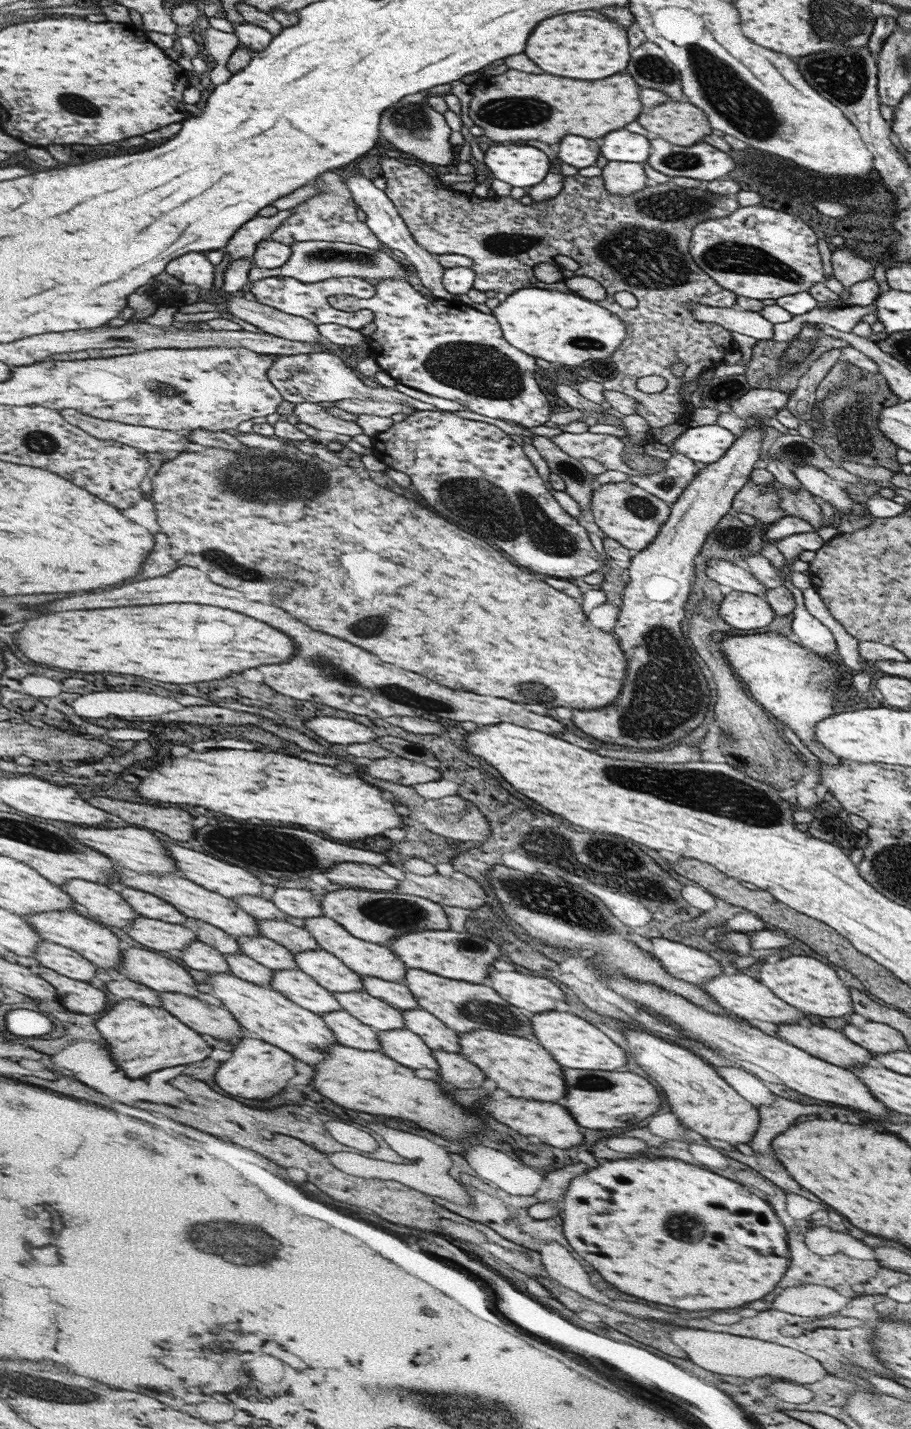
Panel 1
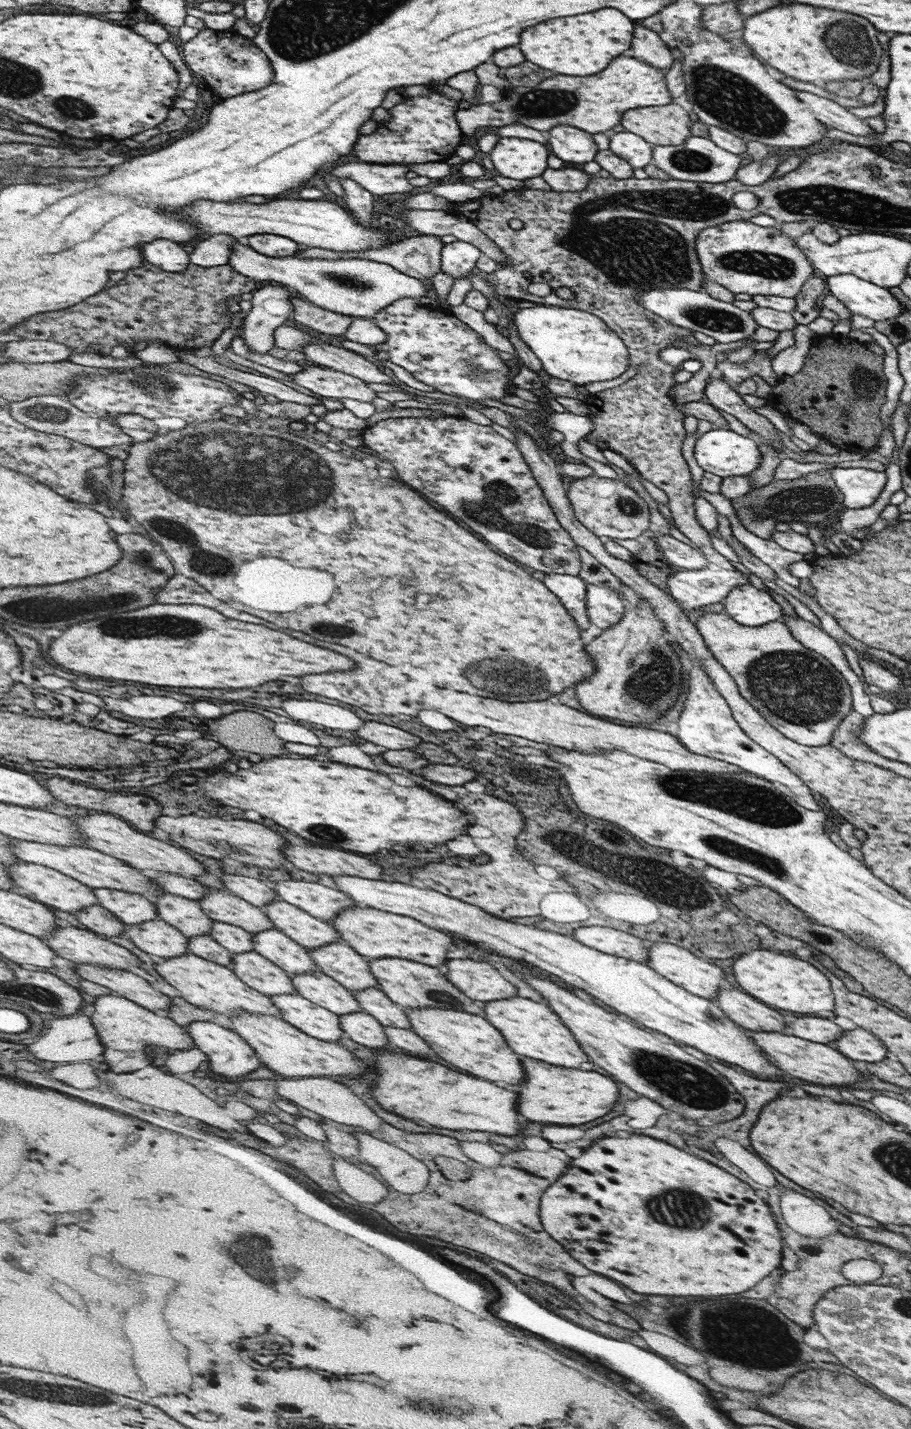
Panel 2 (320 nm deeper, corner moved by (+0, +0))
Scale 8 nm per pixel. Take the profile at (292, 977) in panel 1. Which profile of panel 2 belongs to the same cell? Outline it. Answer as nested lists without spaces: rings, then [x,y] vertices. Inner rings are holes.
[[[255,951],[232,954],[230,968],[248,986],[268,997],[296,993],[294,982],[291,981],[288,972]]]

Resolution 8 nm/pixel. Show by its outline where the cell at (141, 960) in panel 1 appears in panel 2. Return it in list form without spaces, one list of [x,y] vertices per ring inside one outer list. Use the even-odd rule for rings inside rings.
[[[58,927],[45,942],[56,950],[63,963],[96,964],[126,971],[130,967],[140,968],[141,965],[137,954],[119,943],[100,938],[98,933],[94,934],[90,929]]]

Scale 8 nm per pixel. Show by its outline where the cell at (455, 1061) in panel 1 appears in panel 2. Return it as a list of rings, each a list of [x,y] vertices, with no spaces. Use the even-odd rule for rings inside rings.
[[[384,1026],[384,1034],[387,1036],[389,1044],[396,1051],[406,1052],[429,1061],[438,1058],[437,1054],[434,1054],[433,1050],[428,1046],[426,1040],[422,1040],[412,1029]]]

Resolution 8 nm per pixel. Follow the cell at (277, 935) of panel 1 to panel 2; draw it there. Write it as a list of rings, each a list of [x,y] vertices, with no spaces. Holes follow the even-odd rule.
[[[208,887],[199,905],[208,918],[239,926],[252,934],[275,928],[262,908],[227,890]]]

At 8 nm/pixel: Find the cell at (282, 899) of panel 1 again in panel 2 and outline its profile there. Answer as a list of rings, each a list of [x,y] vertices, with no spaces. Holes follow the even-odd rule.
[[[222,873],[220,880],[224,883],[224,888],[232,894],[239,896],[253,904],[254,906],[263,908],[265,904],[273,900],[280,899],[273,891],[269,882],[254,879],[243,875]]]

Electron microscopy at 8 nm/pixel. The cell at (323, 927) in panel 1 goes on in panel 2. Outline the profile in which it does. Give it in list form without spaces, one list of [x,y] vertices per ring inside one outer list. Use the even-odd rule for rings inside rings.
[[[276,899],[263,906],[265,915],[279,931],[295,940],[309,951],[328,946],[332,942],[343,942],[339,931],[323,919],[308,914],[292,903]]]

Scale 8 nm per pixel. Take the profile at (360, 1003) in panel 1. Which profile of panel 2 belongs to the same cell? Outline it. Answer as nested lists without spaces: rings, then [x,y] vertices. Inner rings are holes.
[[[322,971],[290,975],[295,990],[318,1006],[327,1007],[334,1014],[352,1014],[363,1011],[360,1002],[343,983],[336,982]]]

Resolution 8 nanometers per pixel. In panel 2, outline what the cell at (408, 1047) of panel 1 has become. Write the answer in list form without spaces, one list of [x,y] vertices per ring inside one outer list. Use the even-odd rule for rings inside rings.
[[[364,1011],[339,1015],[339,1023],[346,1037],[358,1044],[371,1049],[393,1049],[384,1034],[384,1025]]]

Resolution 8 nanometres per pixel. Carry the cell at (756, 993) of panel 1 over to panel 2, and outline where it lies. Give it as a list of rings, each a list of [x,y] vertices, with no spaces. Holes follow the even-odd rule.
[[[662,942],[648,944],[647,963],[676,986],[716,1002],[724,973],[718,965],[703,961],[688,949]]]

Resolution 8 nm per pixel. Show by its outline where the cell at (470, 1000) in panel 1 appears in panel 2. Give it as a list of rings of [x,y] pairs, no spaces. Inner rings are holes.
[[[375,958],[368,959],[370,971],[375,976],[377,986],[392,1002],[406,1009],[417,1008],[444,1008],[468,1011],[470,1014],[484,1014],[484,1004],[475,999],[468,998],[462,990],[458,990],[446,977],[443,970],[423,963],[414,962],[405,958]]]

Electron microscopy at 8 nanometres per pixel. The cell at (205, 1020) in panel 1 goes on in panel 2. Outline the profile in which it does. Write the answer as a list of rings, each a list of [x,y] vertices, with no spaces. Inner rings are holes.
[[[86,963],[78,965],[77,972],[86,980],[107,986],[116,994],[130,998],[156,1013],[161,1014],[162,1011],[167,1011],[169,1006],[172,1006],[170,997],[150,987],[148,982],[138,974]]]

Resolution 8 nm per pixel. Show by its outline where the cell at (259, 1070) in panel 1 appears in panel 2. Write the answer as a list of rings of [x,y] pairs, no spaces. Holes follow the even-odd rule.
[[[208,1021],[184,1027],[193,1044],[206,1056],[210,1070],[226,1078],[240,1078],[264,1064],[255,1050],[234,1030]]]

